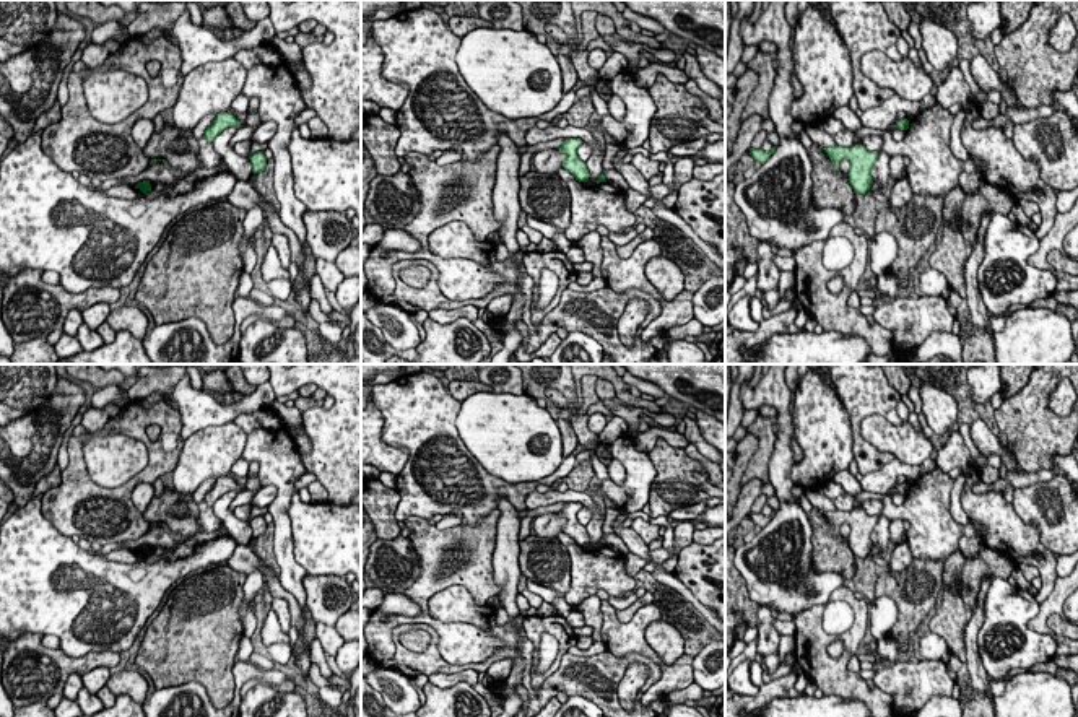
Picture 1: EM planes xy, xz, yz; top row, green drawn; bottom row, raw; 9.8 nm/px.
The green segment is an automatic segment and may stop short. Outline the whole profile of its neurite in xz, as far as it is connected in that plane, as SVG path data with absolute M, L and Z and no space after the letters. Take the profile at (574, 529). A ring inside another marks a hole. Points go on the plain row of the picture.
M566 502L566 506L558 512L566 519L563 532L569 535L579 546L584 546L590 541L585 525L577 520L577 512L582 507L584 506L580 502Z

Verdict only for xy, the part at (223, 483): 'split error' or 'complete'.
complete

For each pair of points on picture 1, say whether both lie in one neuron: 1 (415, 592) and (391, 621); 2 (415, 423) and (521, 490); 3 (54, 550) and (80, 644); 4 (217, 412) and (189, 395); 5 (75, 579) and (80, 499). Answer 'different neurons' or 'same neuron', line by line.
1: same neuron
2: same neuron
3: same neuron
4: same neuron
5: different neurons

